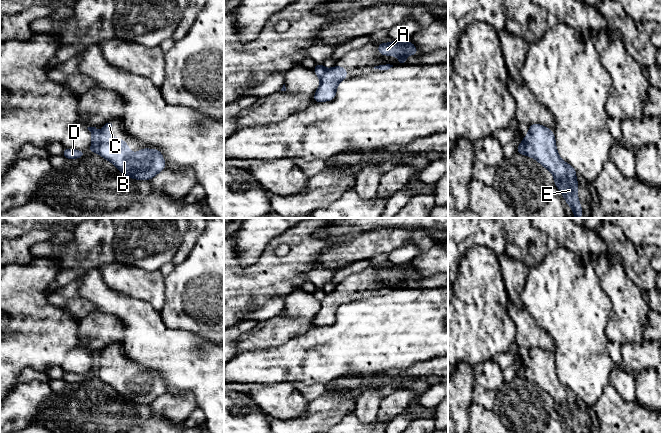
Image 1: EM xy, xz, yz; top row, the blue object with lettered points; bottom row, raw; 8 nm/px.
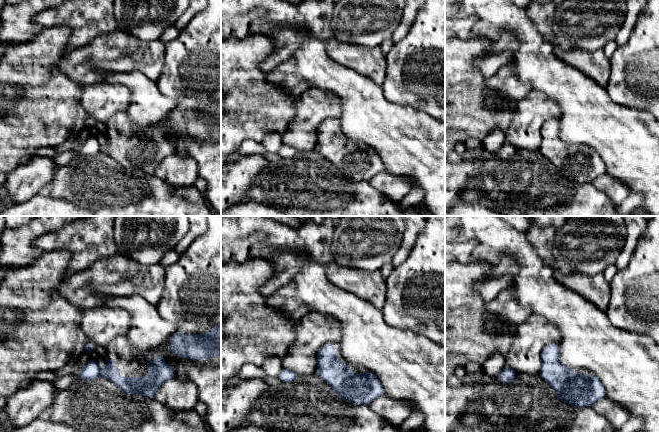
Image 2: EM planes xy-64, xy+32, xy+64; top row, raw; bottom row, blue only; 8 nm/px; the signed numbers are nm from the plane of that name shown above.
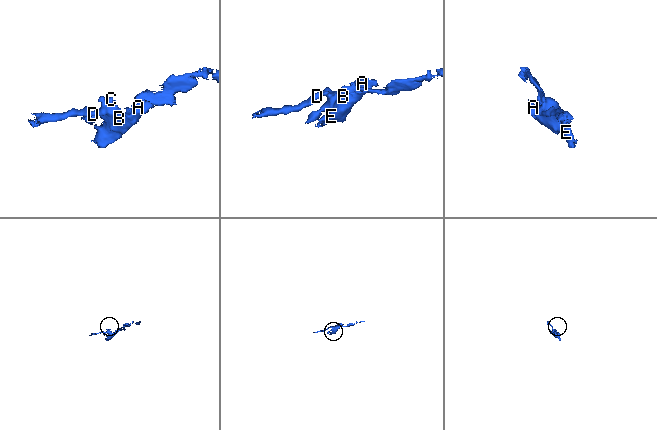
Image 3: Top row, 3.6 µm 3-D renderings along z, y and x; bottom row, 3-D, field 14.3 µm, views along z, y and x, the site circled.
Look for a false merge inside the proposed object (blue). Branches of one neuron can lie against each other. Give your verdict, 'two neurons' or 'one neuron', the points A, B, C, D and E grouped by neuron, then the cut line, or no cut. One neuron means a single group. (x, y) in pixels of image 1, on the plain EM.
two neurons; groups A B C E / D; cut xy (100, 358), (100, 367), (97, 375)

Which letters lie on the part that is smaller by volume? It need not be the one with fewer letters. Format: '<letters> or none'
D

